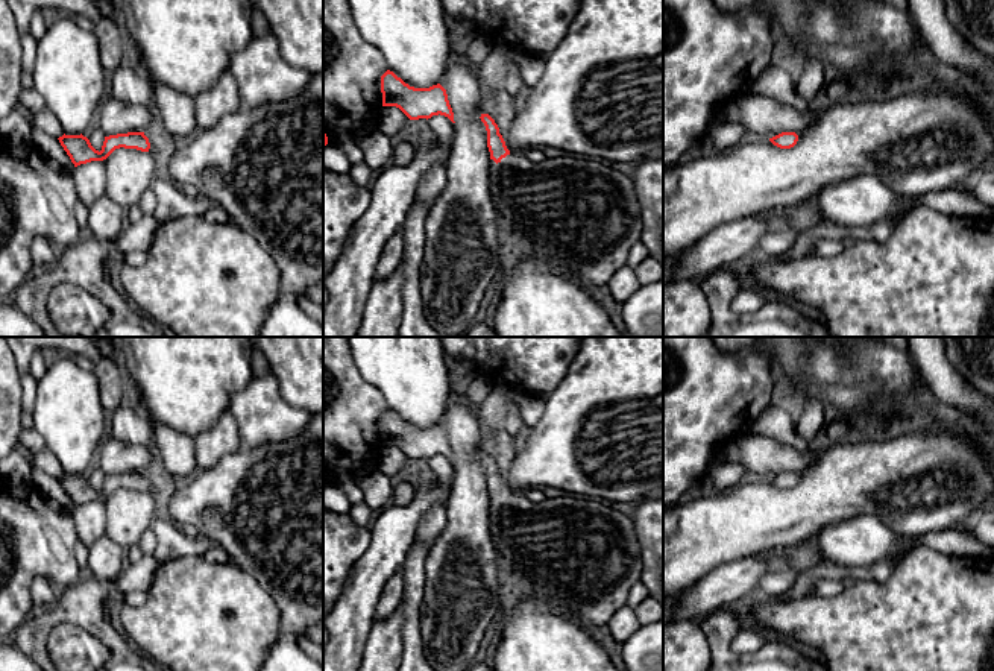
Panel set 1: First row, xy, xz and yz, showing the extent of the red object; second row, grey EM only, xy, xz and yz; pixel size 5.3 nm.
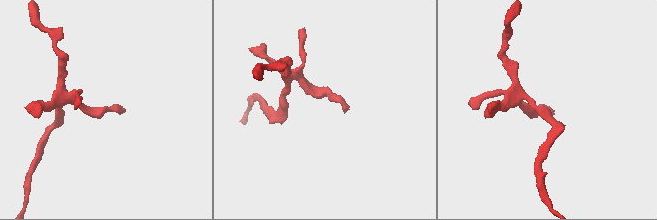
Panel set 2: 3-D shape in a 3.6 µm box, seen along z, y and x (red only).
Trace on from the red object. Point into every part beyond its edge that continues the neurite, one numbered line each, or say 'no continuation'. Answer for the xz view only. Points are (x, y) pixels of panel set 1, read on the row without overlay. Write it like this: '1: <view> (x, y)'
1: xz (578, 556)

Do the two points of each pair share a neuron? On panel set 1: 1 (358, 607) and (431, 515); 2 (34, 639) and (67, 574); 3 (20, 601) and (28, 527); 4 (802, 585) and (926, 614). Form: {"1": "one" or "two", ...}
{"1": "two", "2": "two", "3": "one", "4": "two"}

